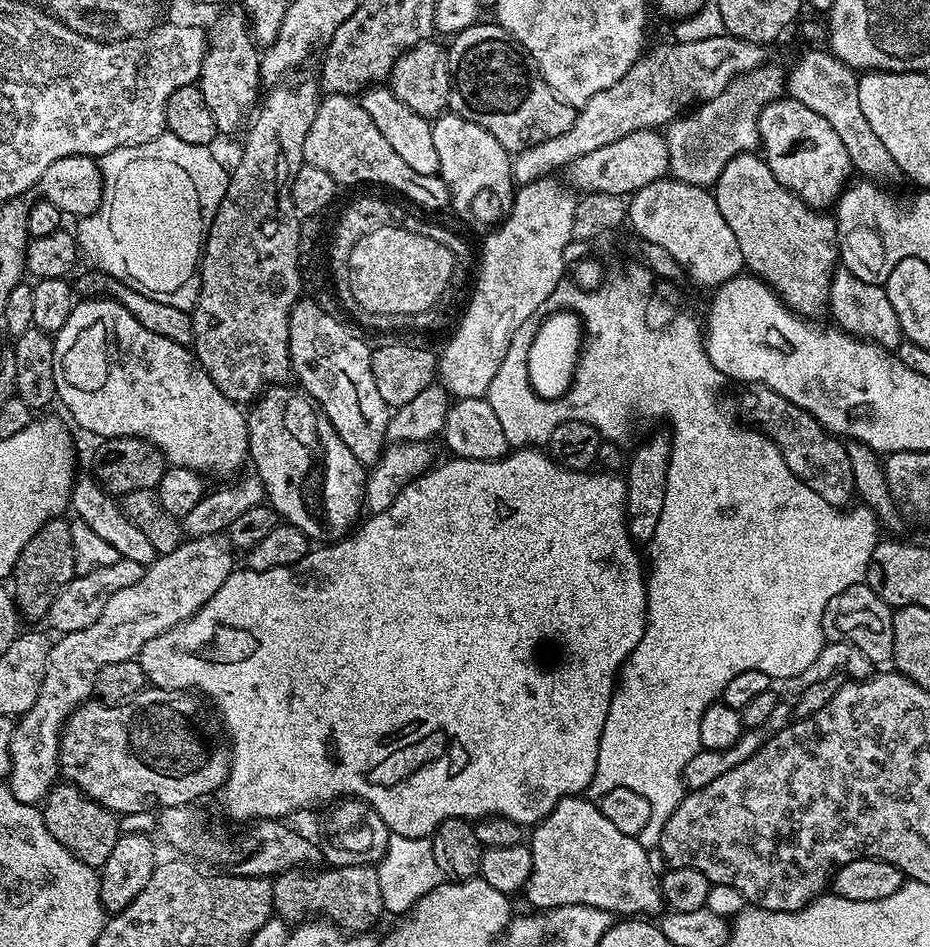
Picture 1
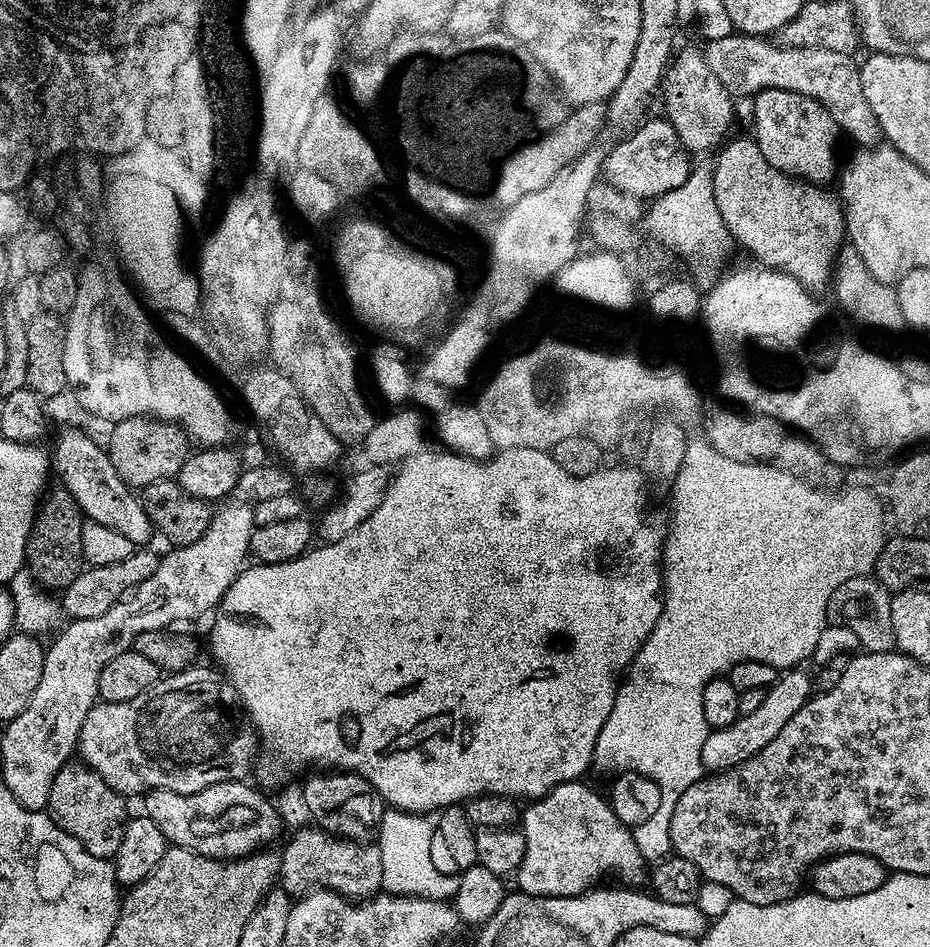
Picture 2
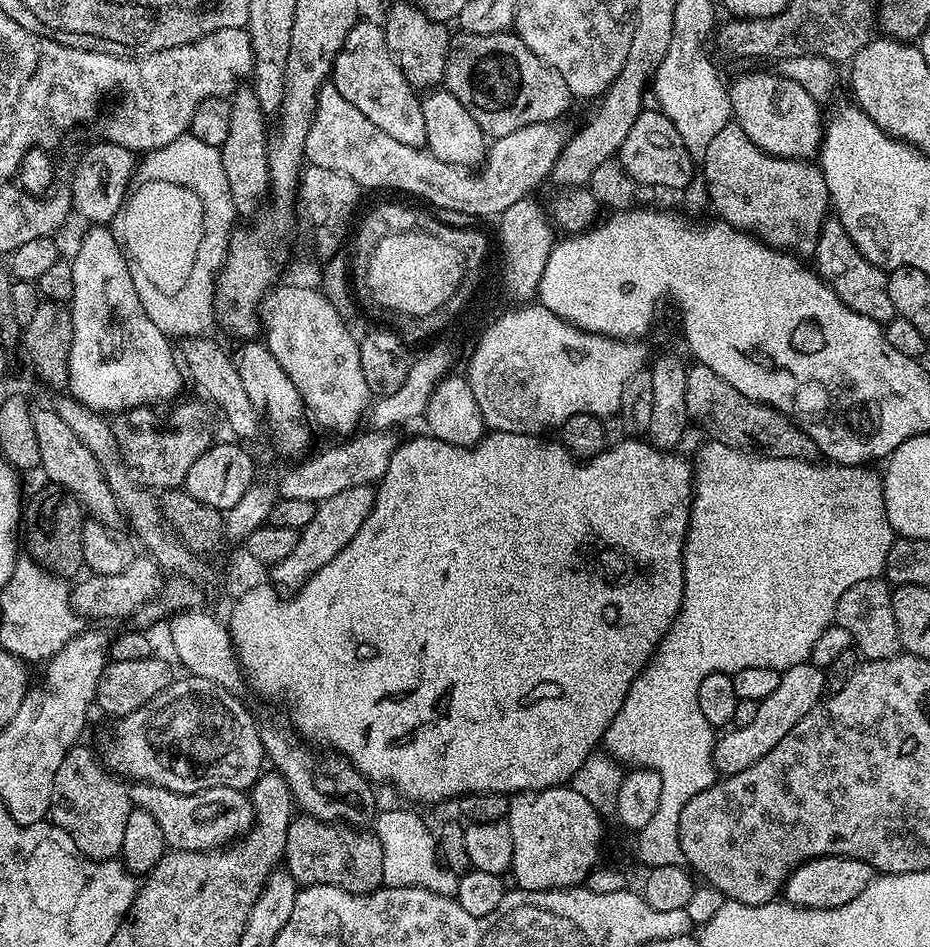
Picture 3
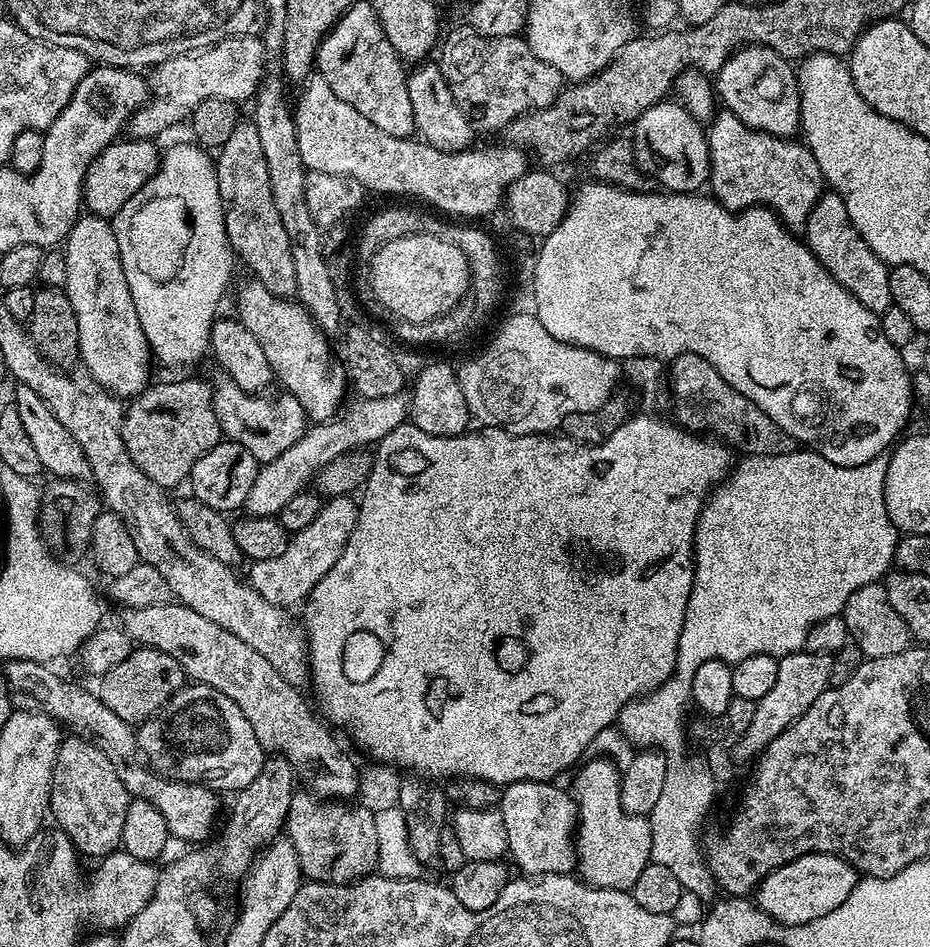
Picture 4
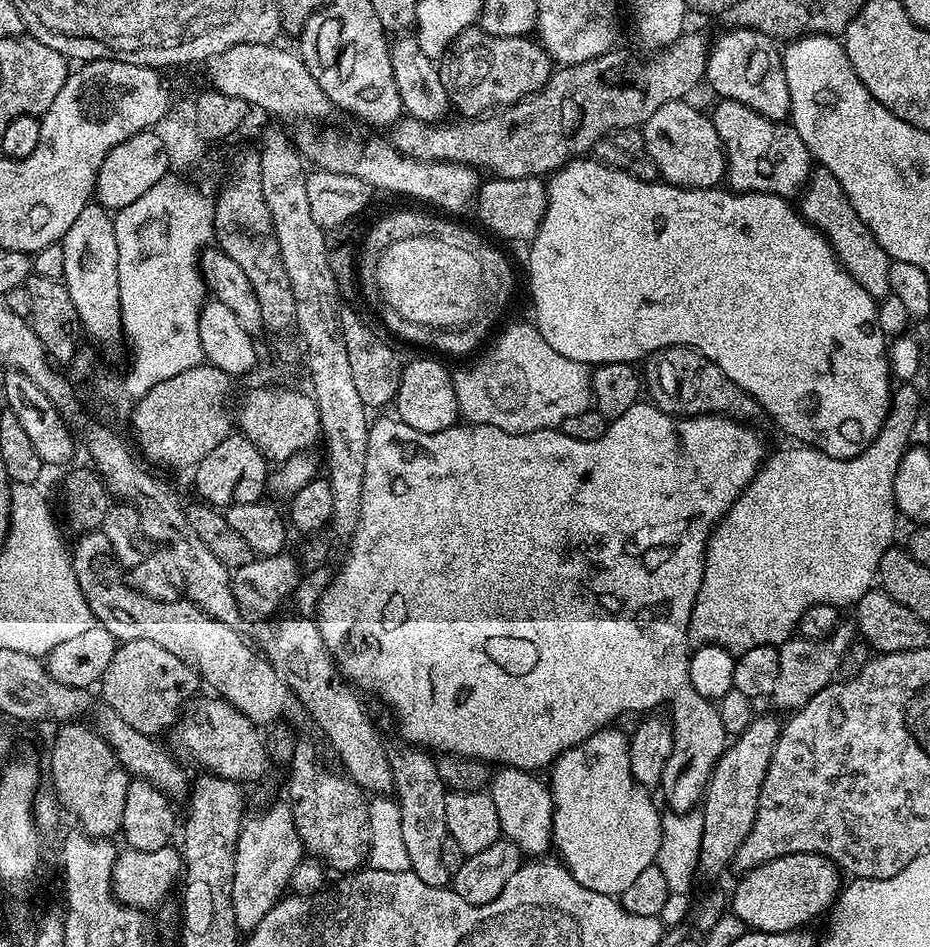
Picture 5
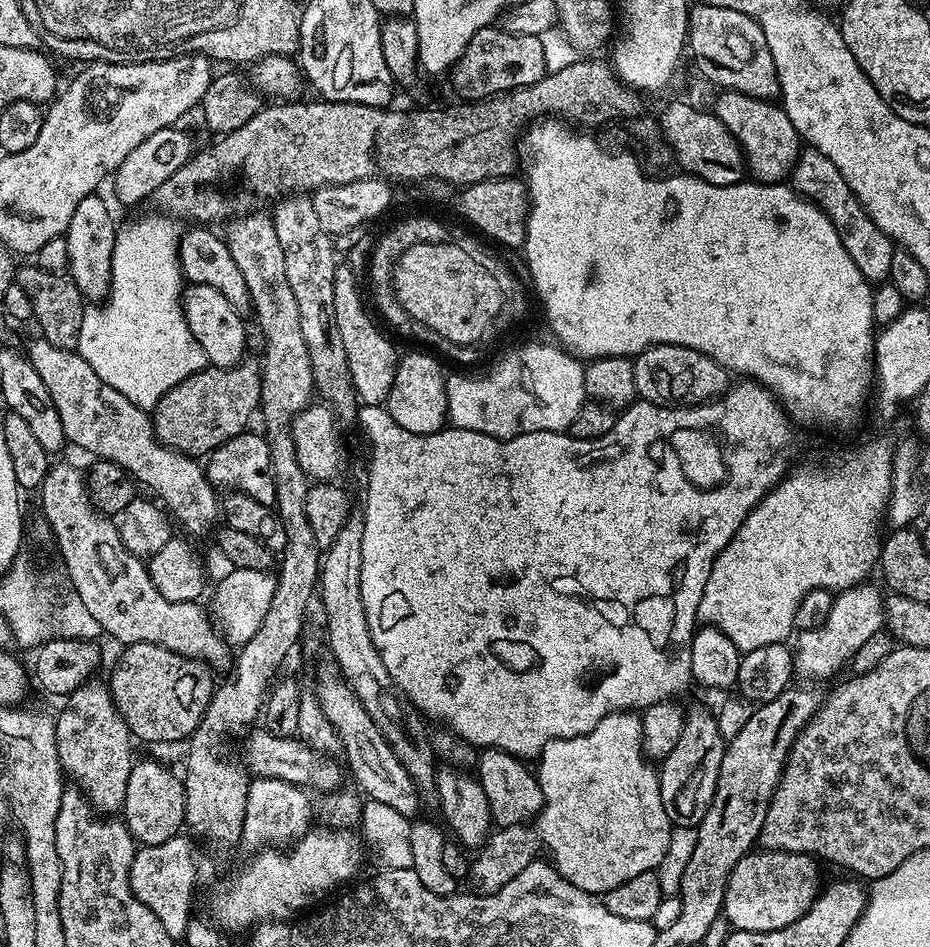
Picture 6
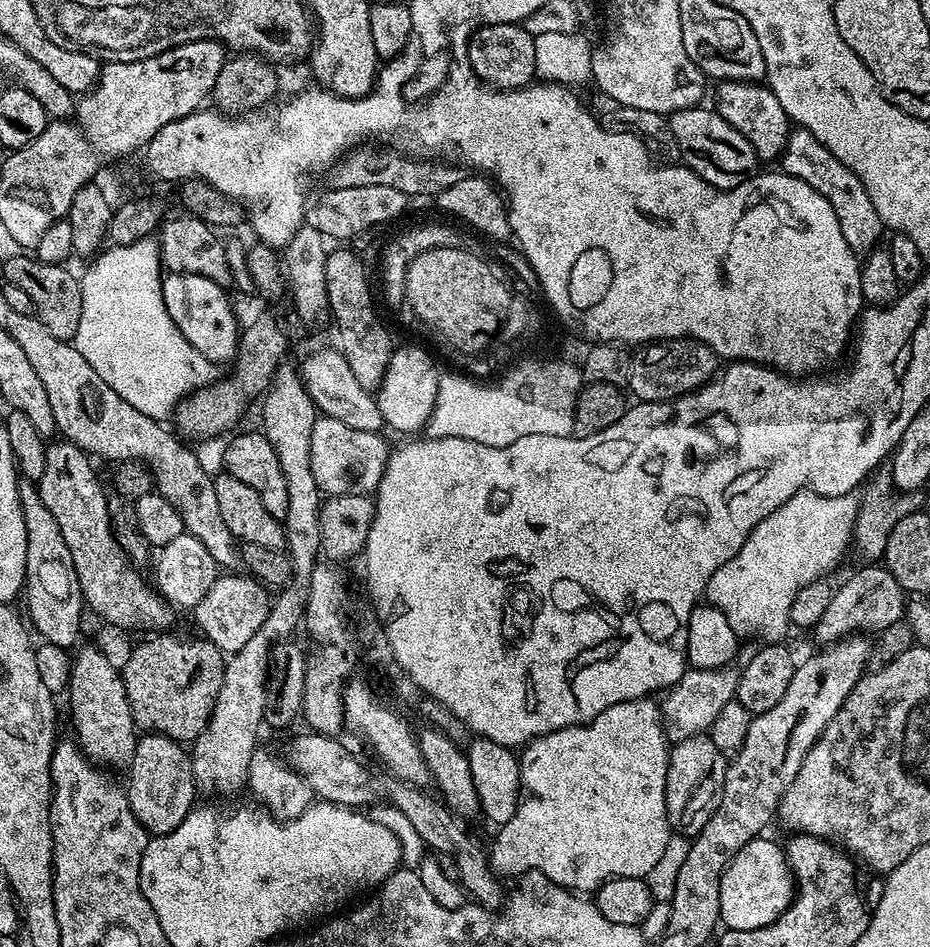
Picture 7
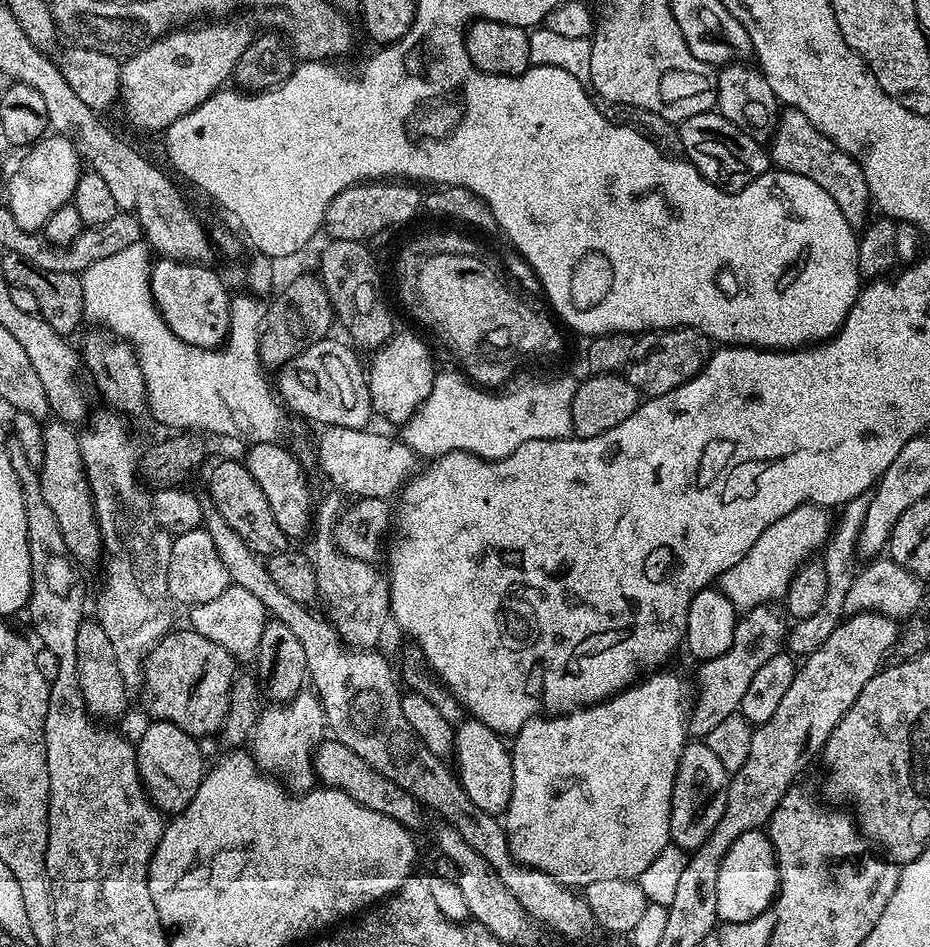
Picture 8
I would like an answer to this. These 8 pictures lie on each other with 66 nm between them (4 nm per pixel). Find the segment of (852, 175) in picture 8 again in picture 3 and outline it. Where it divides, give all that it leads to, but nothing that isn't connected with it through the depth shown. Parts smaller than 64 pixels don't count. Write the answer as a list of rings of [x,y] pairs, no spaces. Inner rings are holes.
[[[825,219],[816,239],[815,260],[814,268],[820,279],[834,290],[834,294],[838,294],[838,298],[842,298],[842,302],[846,302],[846,306],[850,306],[850,310],[858,310],[858,314],[866,314],[866,318],[874,318],[882,325],[897,317],[894,302],[890,302],[888,272],[871,264],[861,254],[840,220]]]

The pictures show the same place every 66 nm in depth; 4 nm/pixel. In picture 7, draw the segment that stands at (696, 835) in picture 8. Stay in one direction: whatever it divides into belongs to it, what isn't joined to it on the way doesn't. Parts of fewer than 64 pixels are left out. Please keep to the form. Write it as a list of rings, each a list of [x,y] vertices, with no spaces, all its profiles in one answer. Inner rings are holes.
[[[701,733],[675,743],[668,755],[666,808],[669,827],[677,834],[694,838],[718,808],[725,784],[727,757],[724,757],[711,738]]]

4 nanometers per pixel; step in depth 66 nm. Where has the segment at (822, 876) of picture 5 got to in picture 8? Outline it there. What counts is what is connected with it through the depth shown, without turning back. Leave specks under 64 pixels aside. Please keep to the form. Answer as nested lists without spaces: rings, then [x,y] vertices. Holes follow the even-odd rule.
[[[764,830],[747,832],[738,838],[726,850],[722,866],[718,870],[718,910],[717,917],[725,924],[750,922],[758,914],[766,911],[776,891],[780,889],[780,871],[776,868],[776,855],[772,853],[772,844]]]

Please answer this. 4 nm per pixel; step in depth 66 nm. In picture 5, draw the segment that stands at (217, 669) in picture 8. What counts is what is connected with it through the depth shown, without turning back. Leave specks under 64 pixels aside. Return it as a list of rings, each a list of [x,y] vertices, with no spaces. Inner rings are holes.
[[[145,640],[123,641],[117,647],[110,666],[106,668],[98,683],[98,690],[104,695],[101,696],[103,703],[108,704],[110,710],[114,710],[114,714],[118,714],[122,722],[126,722],[126,726],[134,726],[134,730],[153,738],[159,737],[159,732],[167,733],[181,719],[186,705],[199,693],[196,692],[199,688],[202,688],[199,674],[190,666],[186,666],[182,658],[174,658],[170,650],[162,650],[162,646]]]

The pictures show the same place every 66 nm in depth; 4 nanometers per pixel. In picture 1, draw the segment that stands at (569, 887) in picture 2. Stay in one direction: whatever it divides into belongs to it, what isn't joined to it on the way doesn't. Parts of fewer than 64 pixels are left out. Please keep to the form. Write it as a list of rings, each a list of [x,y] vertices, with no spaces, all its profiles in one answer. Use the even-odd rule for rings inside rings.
[[[583,795],[567,796],[531,829],[532,873],[523,895],[528,895],[536,910],[585,904],[634,918],[655,917],[665,903],[649,849],[641,846],[637,837],[622,834],[602,814],[599,803],[584,799]]]

